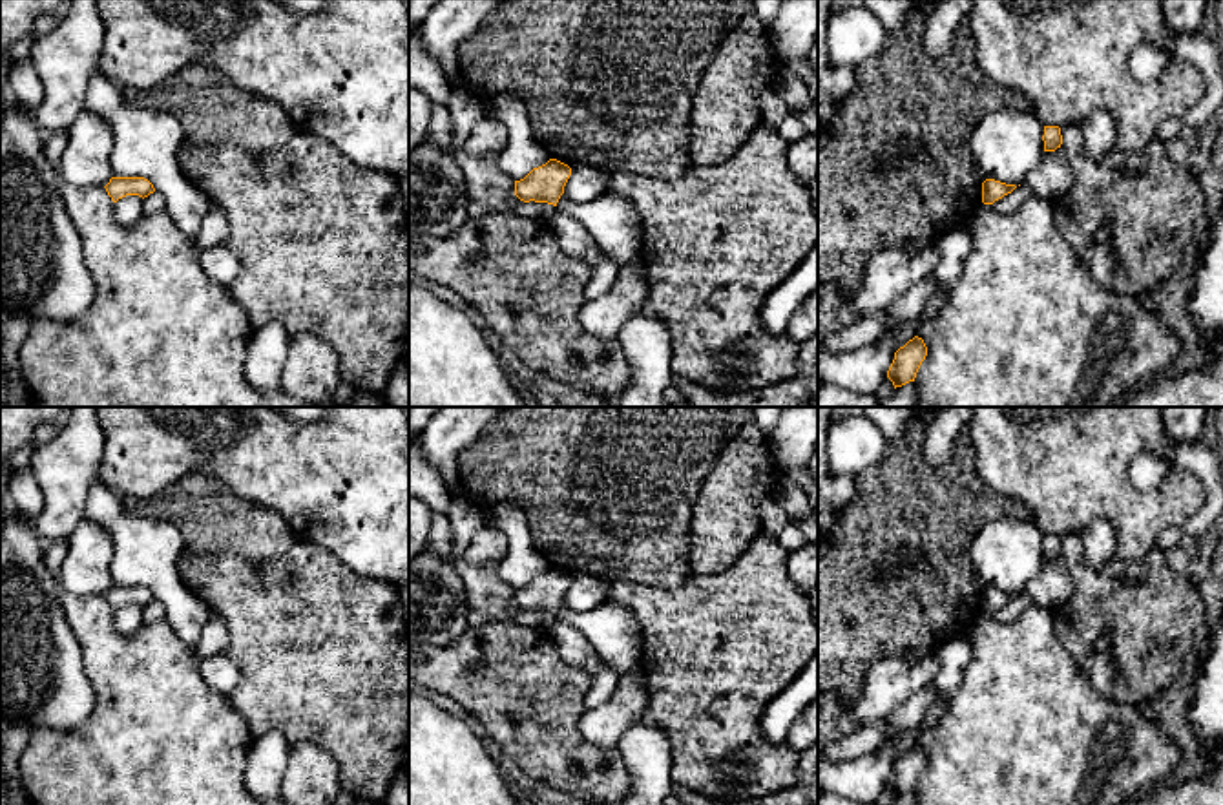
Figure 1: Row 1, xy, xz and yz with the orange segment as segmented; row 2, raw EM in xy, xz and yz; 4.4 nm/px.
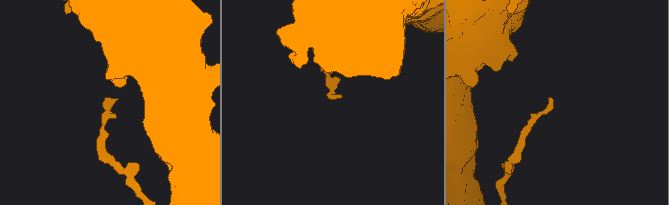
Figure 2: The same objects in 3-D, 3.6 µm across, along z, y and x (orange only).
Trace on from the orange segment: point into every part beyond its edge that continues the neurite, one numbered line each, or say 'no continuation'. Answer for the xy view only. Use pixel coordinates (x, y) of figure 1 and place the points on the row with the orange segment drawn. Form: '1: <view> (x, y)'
no continuation

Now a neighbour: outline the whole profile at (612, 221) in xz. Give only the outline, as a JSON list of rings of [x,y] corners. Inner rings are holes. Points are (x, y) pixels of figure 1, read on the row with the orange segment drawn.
[[[606,193],[590,203],[573,203],[560,195],[557,210],[580,221],[601,254],[621,268],[641,259],[641,217],[628,199]]]

